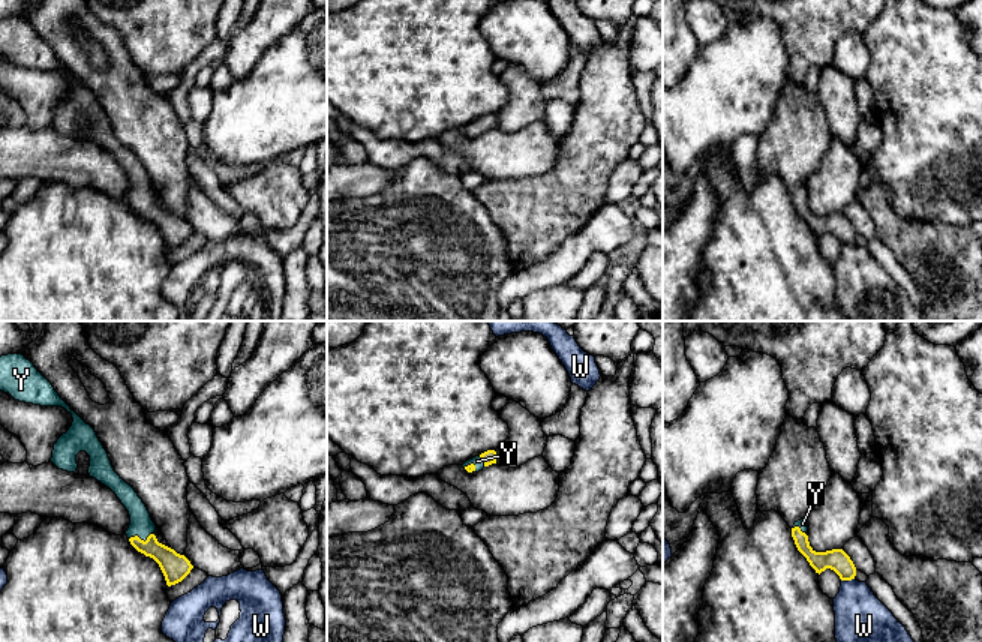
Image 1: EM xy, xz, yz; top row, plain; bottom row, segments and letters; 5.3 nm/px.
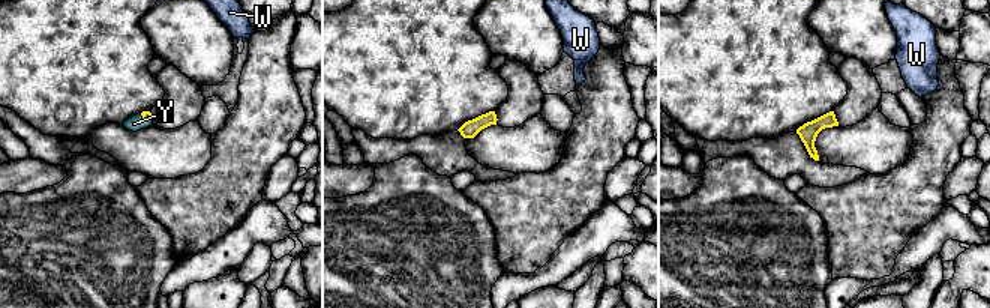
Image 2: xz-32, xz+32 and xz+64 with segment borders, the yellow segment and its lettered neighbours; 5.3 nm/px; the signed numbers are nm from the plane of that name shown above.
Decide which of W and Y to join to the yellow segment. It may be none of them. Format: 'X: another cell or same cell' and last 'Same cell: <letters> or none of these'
W: another cell
Y: same cell
Same cell: Y

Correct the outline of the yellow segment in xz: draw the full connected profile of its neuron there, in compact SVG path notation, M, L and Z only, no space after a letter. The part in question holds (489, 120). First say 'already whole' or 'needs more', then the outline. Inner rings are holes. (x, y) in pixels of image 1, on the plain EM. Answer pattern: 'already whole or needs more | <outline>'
needs more | M487 114L487 116L481 117L480 120L475 120L475 122L466 124L462 130L468 136L478 136L484 130L496 128L496 123L498 123L496 116L495 114Z

